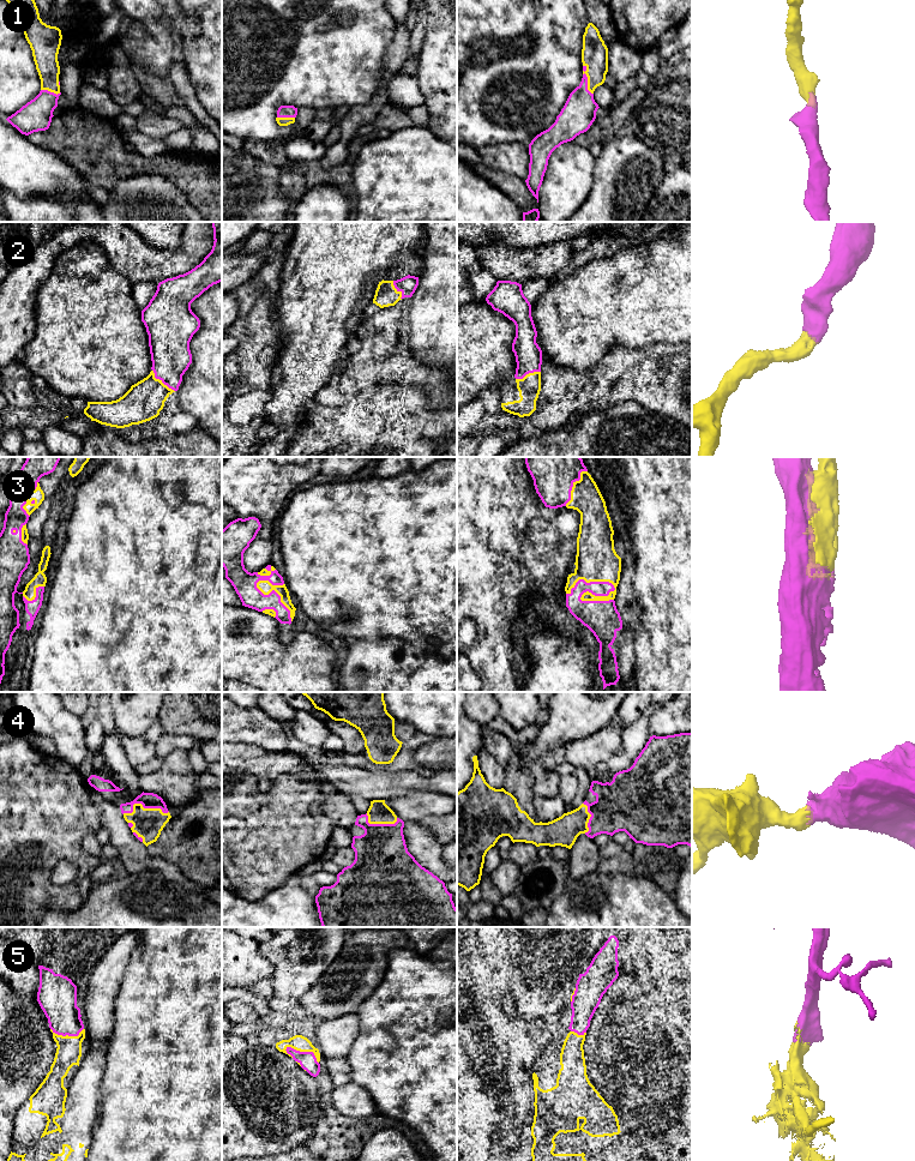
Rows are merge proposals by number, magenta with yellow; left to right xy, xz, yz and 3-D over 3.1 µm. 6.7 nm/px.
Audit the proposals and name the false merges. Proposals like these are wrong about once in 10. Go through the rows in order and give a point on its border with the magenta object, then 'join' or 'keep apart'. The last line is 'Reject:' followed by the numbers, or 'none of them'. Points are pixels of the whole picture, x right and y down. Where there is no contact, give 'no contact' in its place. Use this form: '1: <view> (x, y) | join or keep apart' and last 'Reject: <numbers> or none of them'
1: yz (587, 79) | join
2: xy (161, 379) | join
3: yz (590, 582) | join
4: xy (143, 806) | join
5: xz (304, 1052) | join
Reject: none of them

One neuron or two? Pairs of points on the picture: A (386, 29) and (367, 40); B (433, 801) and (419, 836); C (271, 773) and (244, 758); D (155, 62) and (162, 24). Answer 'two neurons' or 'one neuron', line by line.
A: one neuron
B: two neurons
C: one neuron
D: one neuron

